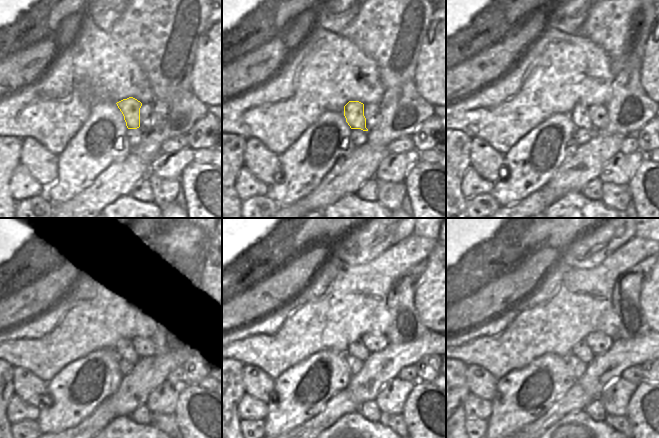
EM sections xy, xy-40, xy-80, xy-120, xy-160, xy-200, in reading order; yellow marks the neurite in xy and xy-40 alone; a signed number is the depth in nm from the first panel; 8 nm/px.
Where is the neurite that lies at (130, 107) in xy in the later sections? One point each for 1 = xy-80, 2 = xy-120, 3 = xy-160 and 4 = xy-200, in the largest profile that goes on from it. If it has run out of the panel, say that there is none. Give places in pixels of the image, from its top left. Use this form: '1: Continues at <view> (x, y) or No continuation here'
1: Continues at xy-80 (579, 116)
2: Continues at xy-120 (132, 350)
3: Continues at xy-160 (358, 349)
4: Continues at xy-200 (581, 350)

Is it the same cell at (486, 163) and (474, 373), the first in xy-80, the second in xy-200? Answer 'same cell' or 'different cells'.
same cell

